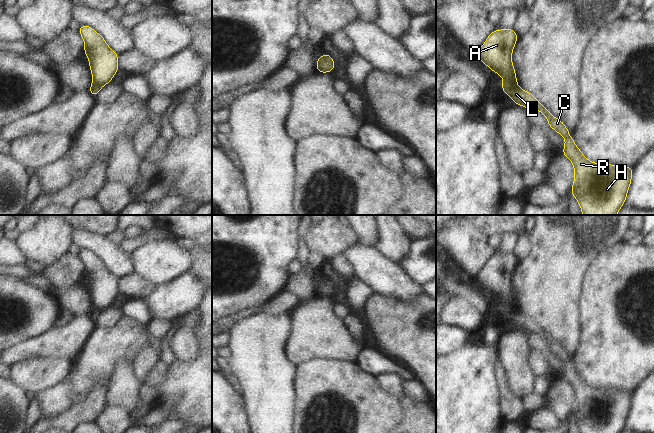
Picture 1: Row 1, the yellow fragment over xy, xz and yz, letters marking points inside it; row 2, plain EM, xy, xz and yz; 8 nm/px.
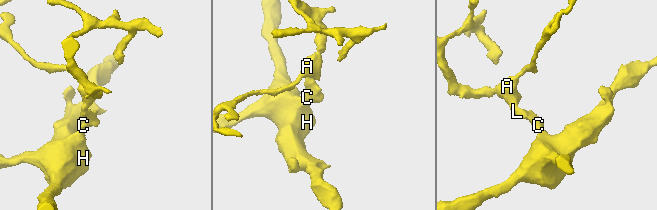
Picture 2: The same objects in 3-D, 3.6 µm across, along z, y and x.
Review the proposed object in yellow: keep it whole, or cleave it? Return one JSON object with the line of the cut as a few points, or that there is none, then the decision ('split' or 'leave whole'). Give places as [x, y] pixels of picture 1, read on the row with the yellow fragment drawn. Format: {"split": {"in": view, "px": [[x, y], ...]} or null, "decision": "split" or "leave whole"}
{"split": {"in": "yz", "px": [[504, 81], [516, 83]]}, "decision": "split"}

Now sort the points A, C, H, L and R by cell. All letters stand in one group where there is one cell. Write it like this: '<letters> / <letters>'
A / C H L R

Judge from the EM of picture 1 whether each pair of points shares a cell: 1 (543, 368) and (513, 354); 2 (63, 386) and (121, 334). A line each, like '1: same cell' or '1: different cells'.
1: different cells
2: different cells

